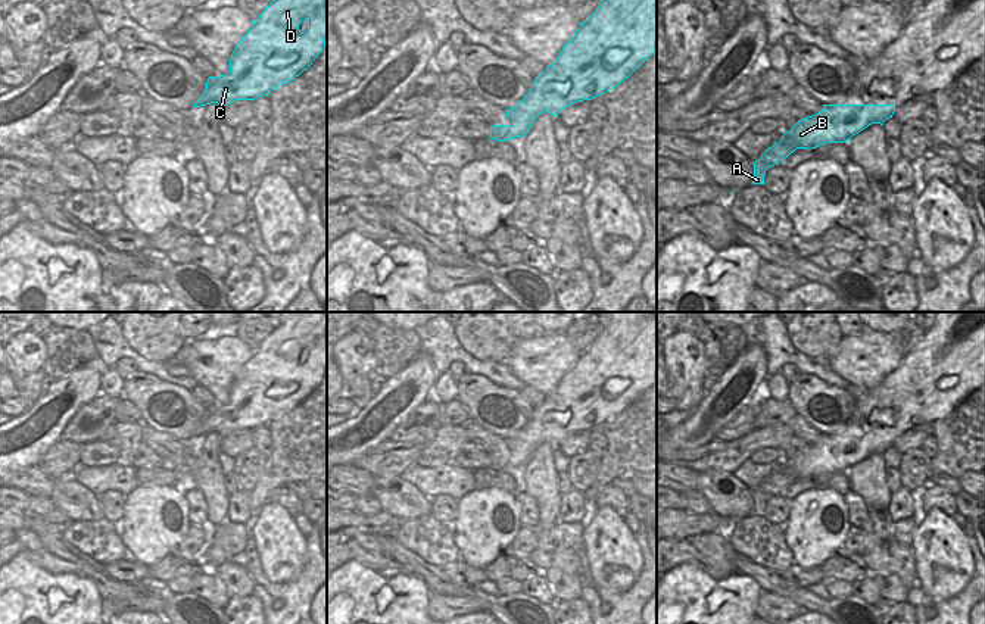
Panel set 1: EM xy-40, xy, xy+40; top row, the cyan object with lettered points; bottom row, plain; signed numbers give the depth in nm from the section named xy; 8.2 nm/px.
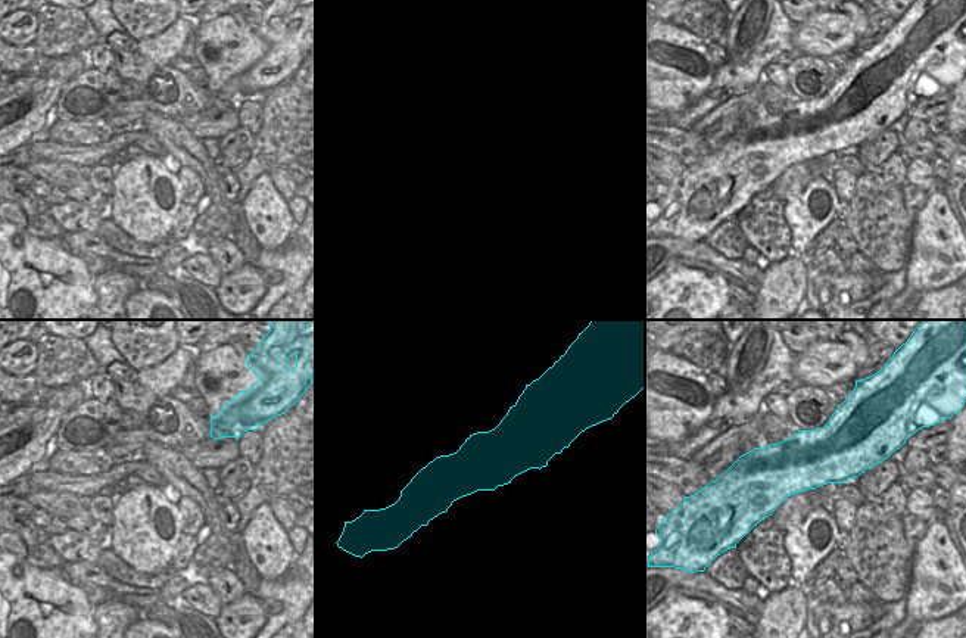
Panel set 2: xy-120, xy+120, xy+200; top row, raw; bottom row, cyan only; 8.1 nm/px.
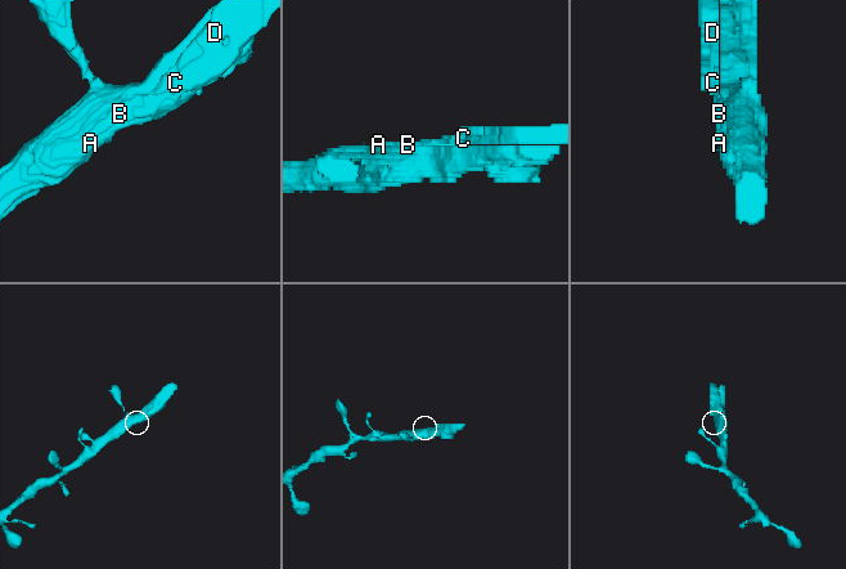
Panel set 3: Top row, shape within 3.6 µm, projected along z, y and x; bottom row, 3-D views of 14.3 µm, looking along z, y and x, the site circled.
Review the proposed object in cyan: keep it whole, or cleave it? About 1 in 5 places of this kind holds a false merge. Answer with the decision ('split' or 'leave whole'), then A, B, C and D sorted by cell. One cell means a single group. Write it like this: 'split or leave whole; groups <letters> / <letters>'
leave whole; groups A B C D

